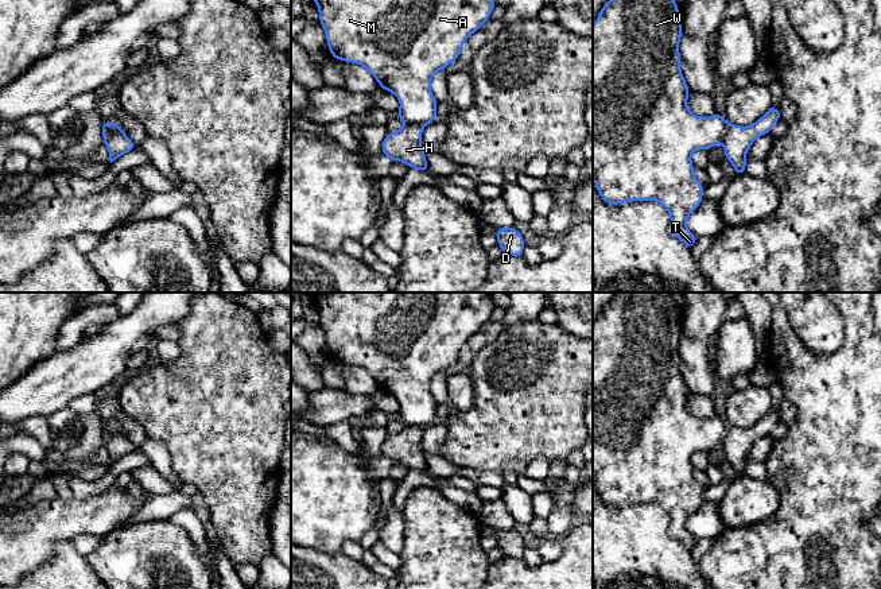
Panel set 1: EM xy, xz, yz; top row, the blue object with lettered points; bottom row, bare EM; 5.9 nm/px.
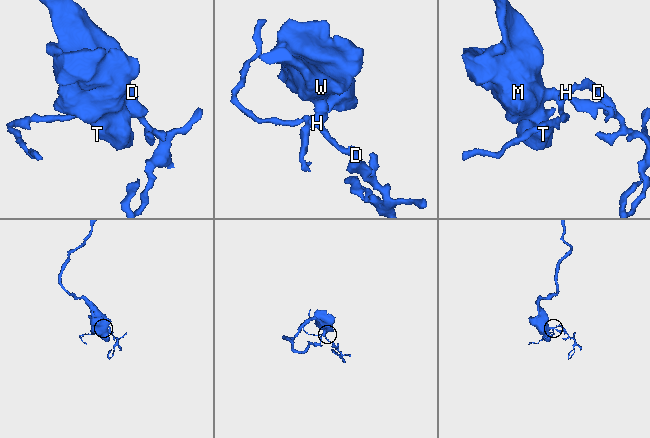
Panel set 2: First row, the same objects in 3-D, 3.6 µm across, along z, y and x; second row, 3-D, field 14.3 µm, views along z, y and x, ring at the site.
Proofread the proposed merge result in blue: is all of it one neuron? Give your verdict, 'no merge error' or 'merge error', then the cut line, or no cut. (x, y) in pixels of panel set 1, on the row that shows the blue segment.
merge error; cut in yz along (728, 123), (728, 131), (721, 140)

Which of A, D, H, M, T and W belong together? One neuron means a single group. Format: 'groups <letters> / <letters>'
groups A M T W / D H

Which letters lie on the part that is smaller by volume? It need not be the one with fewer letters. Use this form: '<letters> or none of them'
D, H

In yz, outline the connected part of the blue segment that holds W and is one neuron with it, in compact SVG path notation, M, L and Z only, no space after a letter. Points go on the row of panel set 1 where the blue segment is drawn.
M609 0L593 24L593 181L603 202L657 201L670 213L670 233L690 249L698 237L686 222L703 201L705 186L695 178L691 154L711 150L727 132L727 121L717 112L700 117L687 108L690 89L680 70L682 38L675 0Z

